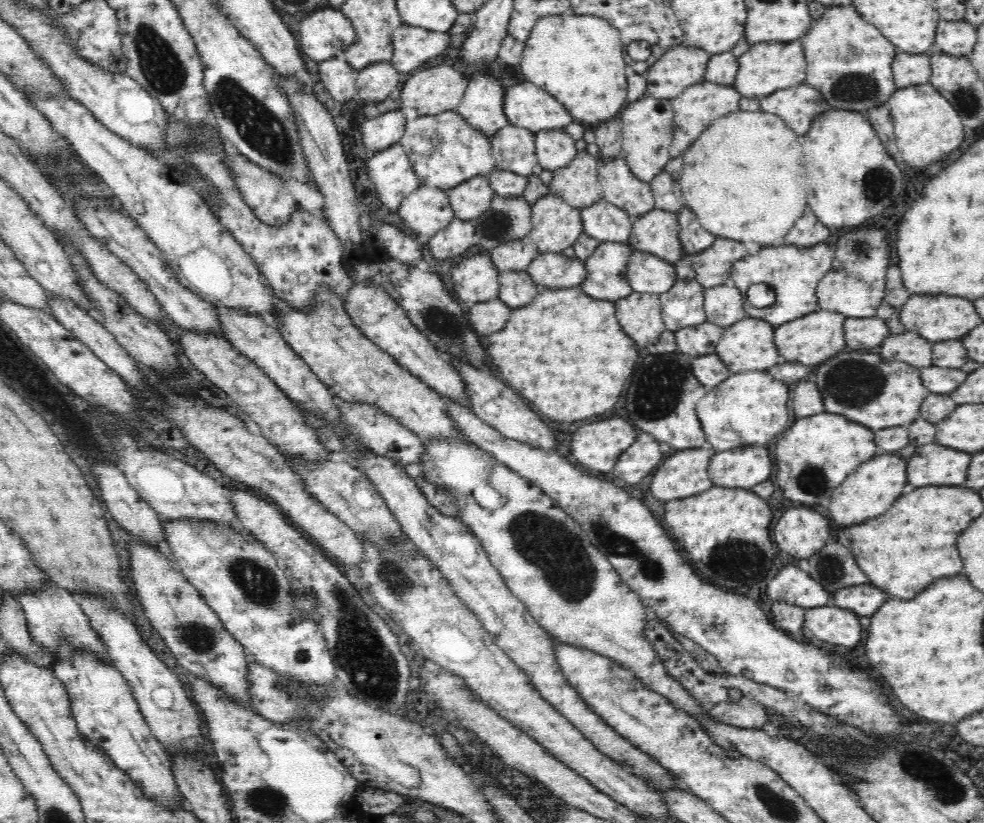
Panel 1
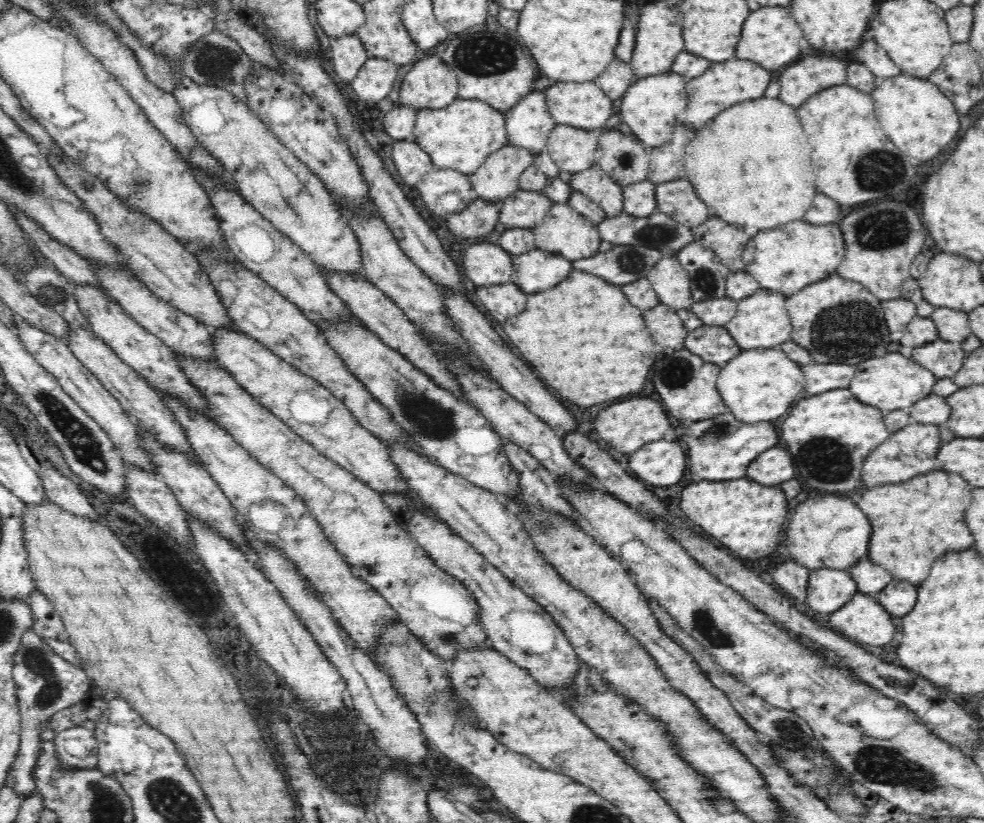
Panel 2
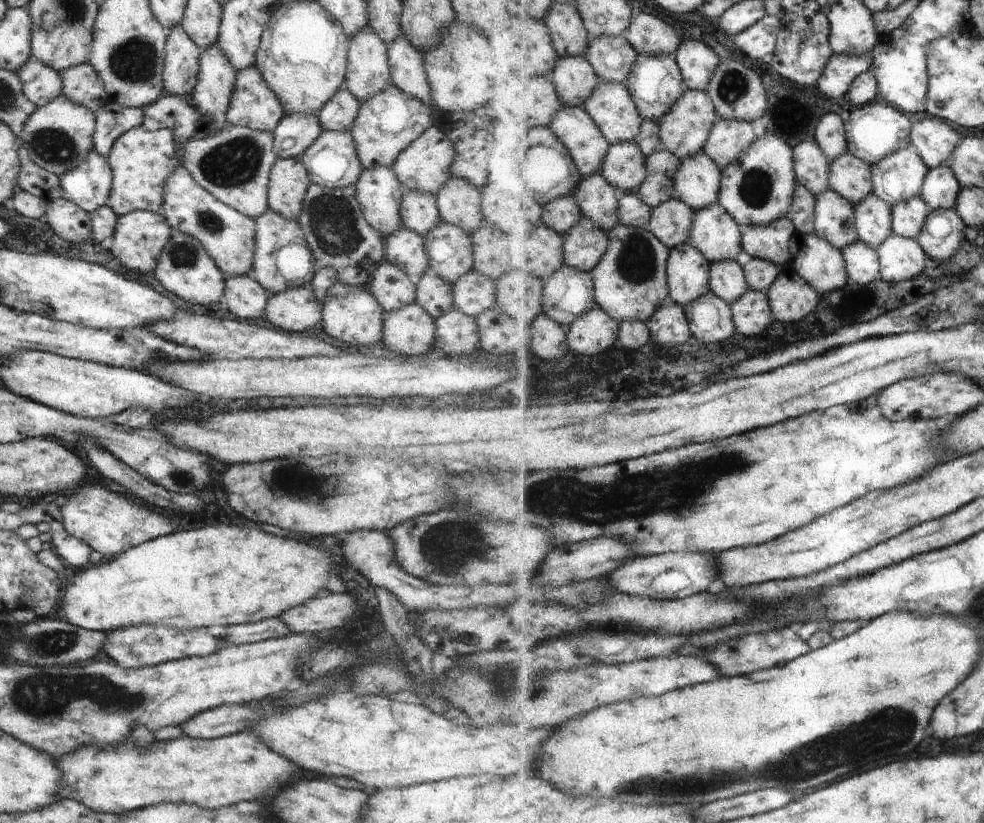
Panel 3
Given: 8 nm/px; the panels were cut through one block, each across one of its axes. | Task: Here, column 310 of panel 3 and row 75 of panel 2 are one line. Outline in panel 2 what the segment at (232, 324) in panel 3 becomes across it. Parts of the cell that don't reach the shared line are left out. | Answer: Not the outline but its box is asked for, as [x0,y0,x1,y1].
[329,33,369,81]

